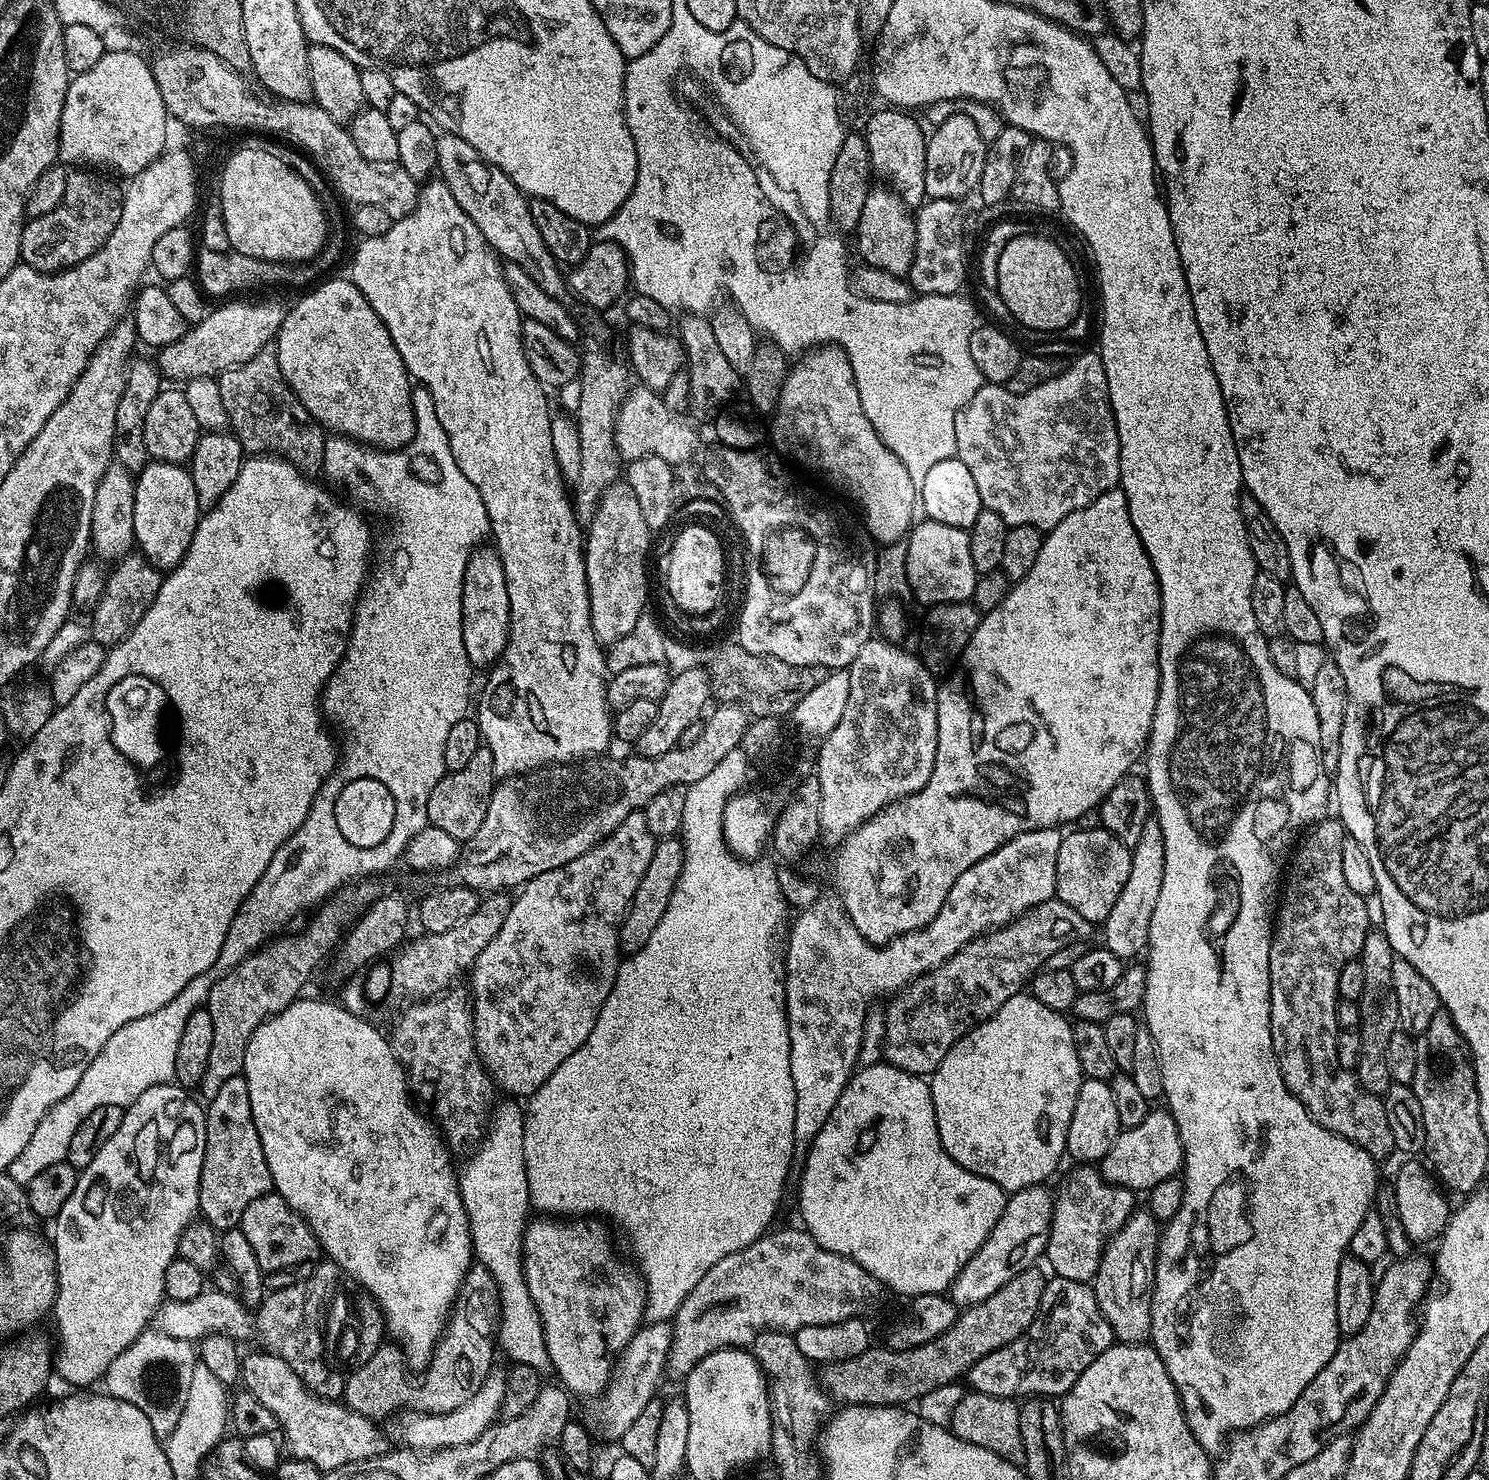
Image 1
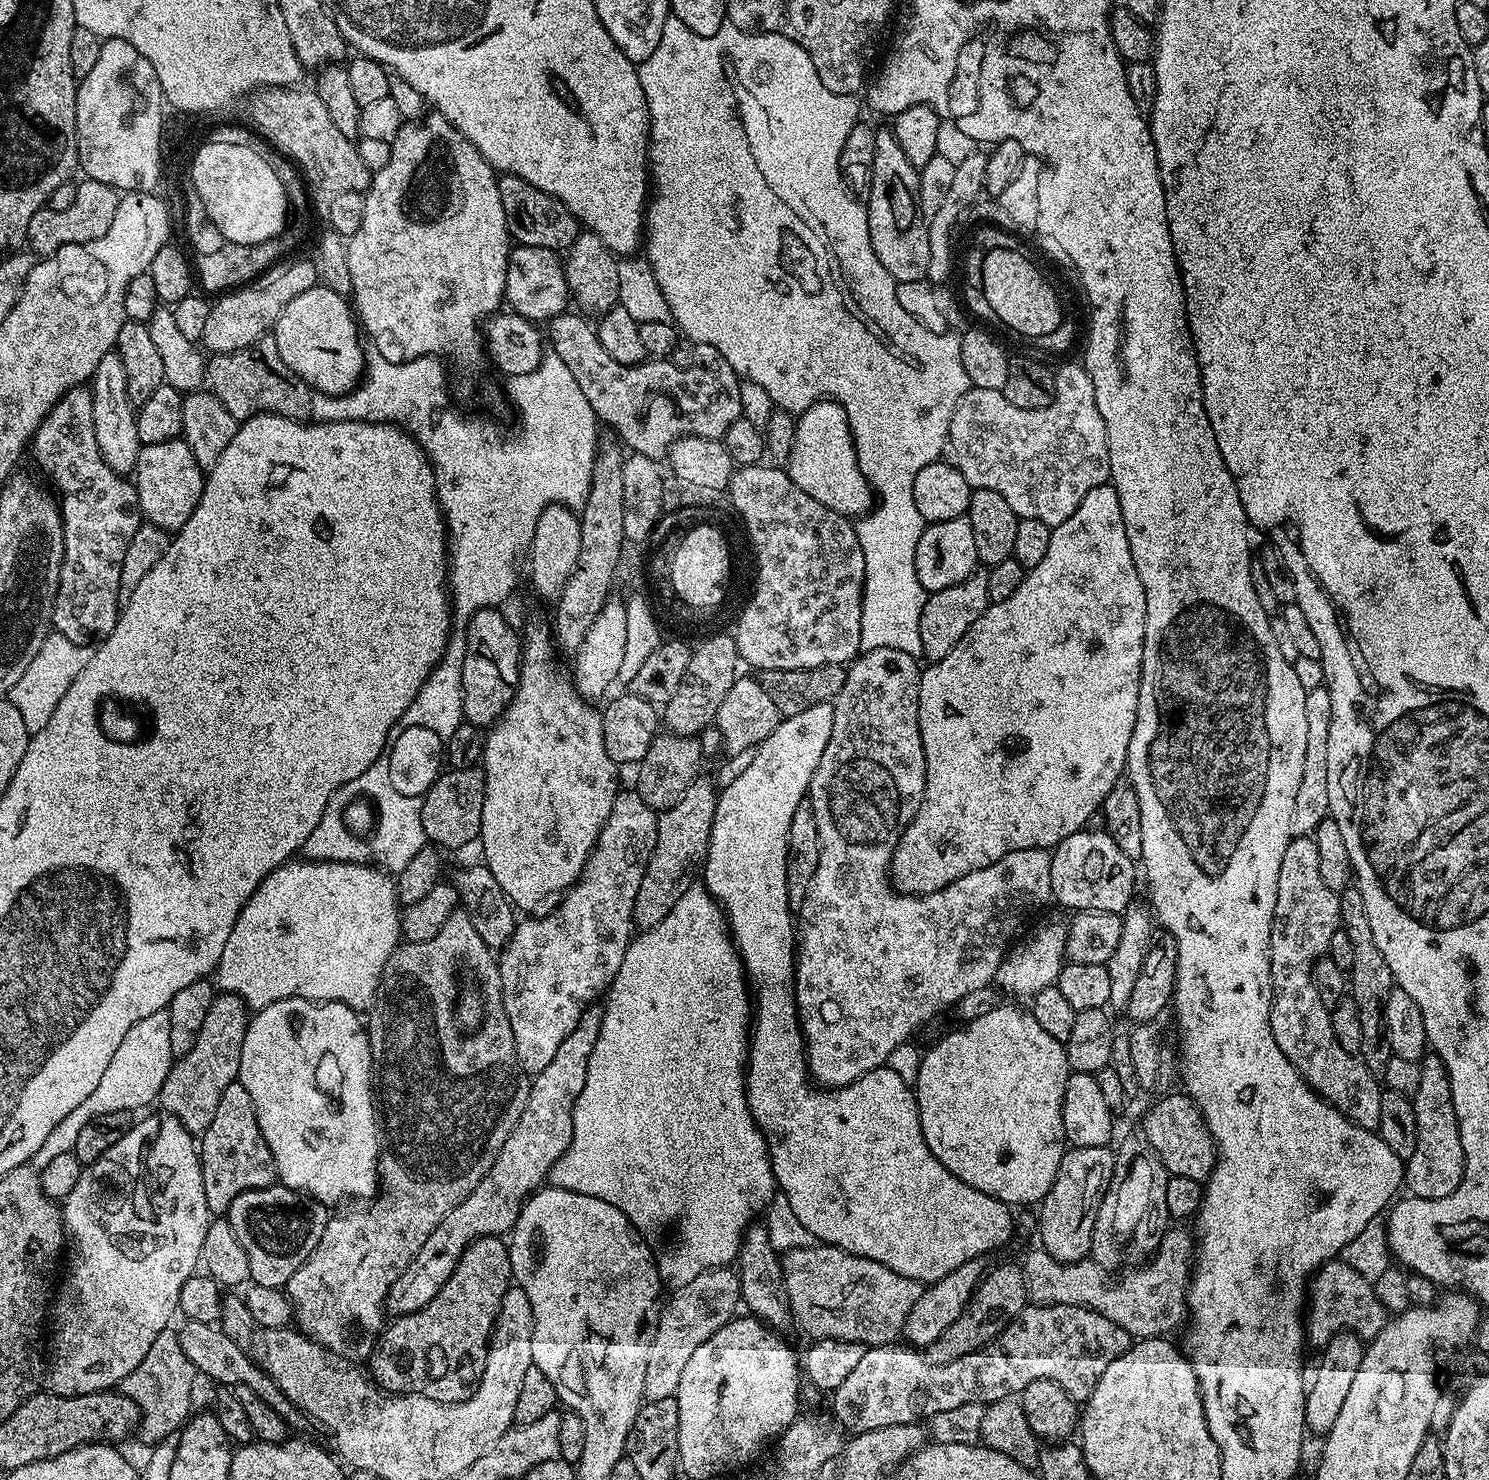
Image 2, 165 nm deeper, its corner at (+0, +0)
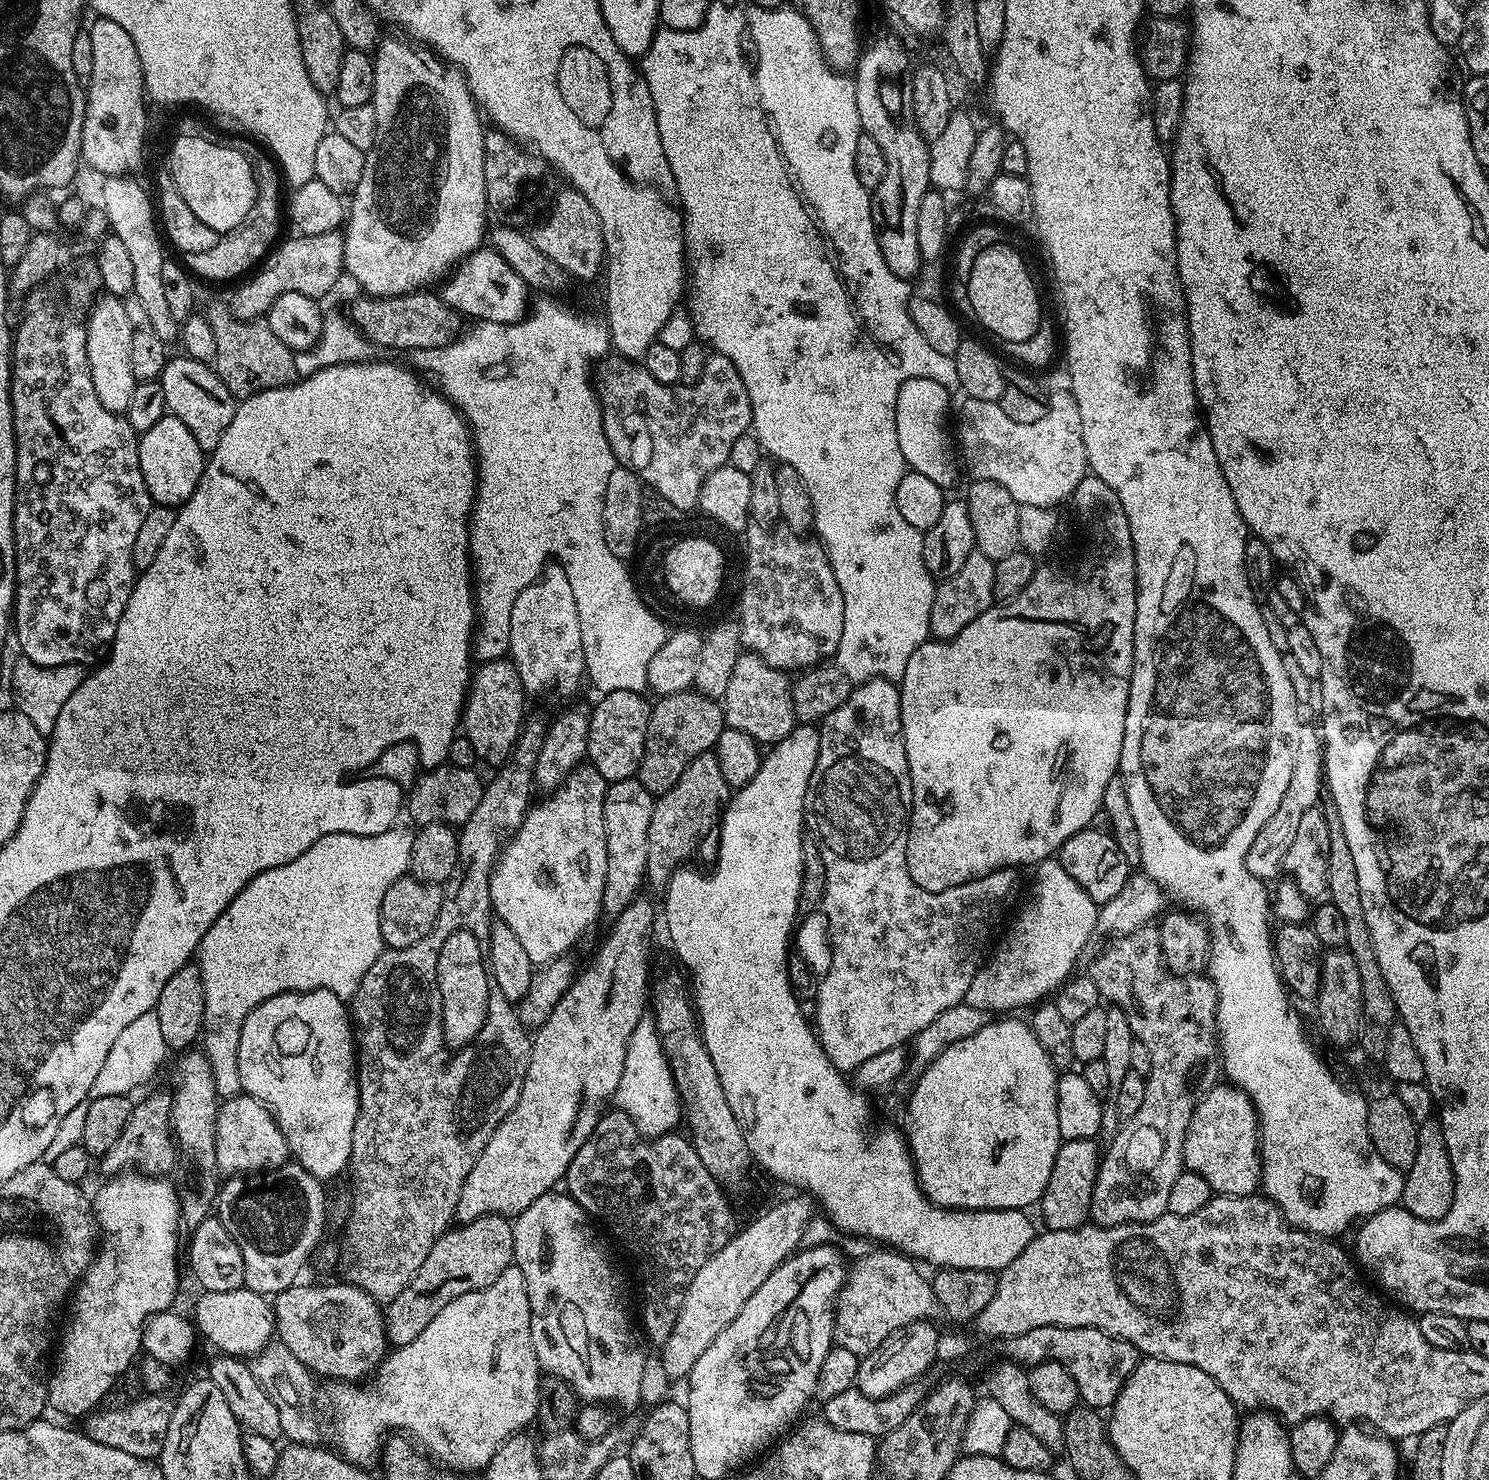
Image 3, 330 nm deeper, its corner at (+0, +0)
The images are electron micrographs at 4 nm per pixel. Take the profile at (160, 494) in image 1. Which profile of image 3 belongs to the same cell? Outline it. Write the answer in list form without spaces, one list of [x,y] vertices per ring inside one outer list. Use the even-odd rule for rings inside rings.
[[[165,414],[155,426],[150,426],[150,430],[139,433],[138,439],[138,462],[153,505],[179,509],[188,501],[190,494],[194,494],[202,478],[205,452],[198,446],[189,428],[171,414]]]

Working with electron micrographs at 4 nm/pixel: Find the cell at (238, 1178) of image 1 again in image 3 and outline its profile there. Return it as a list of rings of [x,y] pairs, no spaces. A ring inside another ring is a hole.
[[[247,1094],[225,1099],[216,1109],[214,1154],[221,1177],[269,1172],[289,1163],[288,1143],[268,1105]]]

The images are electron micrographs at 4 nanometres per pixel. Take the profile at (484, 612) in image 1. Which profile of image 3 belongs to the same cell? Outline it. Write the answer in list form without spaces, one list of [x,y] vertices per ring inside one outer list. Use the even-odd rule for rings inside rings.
[[[507,659],[488,660],[475,669],[468,685],[468,695],[462,713],[462,734],[474,746],[477,761],[484,760],[491,766],[499,766],[512,753],[516,739],[525,723],[524,700],[526,693],[522,686],[516,667]]]

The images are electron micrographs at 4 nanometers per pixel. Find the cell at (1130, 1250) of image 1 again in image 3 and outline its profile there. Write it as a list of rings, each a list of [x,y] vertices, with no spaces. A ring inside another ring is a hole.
[[[1159,927],[1139,928],[1125,936],[1115,937],[1109,944],[1112,945],[1092,964],[1092,981],[1109,1005],[1121,1008],[1126,1014],[1136,1042],[1150,1050],[1150,1070],[1142,1110],[1138,1110],[1138,1114],[1130,1117],[1111,1137],[1112,1145],[1103,1153],[1096,1188],[1092,1192],[1091,1219],[1103,1227],[1113,1228],[1119,1224],[1147,1224],[1168,1212],[1170,1189],[1178,1174],[1185,1171],[1184,1139],[1190,1118],[1198,1102],[1221,1079],[1222,1053],[1216,1030],[1216,987],[1207,975],[1175,976],[1166,967]]]

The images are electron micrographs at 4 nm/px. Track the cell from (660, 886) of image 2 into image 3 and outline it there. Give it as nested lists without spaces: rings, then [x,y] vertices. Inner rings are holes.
[[[715,751],[703,752],[682,770],[682,778],[674,782],[666,794],[655,797],[650,814],[650,830],[646,834],[646,880],[657,890],[663,889],[699,840],[717,831],[722,813],[730,799],[730,789],[722,770],[718,770]]]

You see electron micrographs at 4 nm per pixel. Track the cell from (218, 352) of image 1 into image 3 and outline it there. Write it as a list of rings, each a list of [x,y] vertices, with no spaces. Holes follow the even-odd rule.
[[[343,231],[301,236],[292,234],[289,240],[281,239],[268,253],[266,259],[245,279],[235,285],[236,293],[230,299],[232,313],[240,320],[258,320],[267,317],[270,306],[282,298],[282,294],[306,294],[313,298],[321,298],[340,280],[340,272],[345,271],[344,266],[344,237]]]

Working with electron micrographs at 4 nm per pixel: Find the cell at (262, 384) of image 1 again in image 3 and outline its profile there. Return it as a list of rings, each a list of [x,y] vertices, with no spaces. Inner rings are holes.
[[[227,303],[212,304],[206,309],[210,327],[214,329],[216,343],[216,359],[214,367],[226,390],[237,398],[253,396],[262,390],[284,388],[297,379],[294,370],[296,353],[270,330],[263,319],[240,320],[232,313]]]

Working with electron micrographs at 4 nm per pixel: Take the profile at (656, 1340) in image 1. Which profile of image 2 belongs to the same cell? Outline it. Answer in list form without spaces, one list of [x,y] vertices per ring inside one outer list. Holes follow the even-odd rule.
[[[731,1267],[706,1270],[706,1274],[698,1274],[694,1282],[686,1282],[686,1286],[675,1289],[671,1295],[672,1297],[669,1300],[667,1297],[666,1303],[661,1307],[660,1321],[656,1327],[654,1342],[650,1346],[650,1362],[646,1362],[645,1401],[675,1396],[678,1382],[682,1382],[682,1370],[686,1370],[686,1362],[690,1362],[694,1350],[698,1350],[702,1342],[706,1342],[714,1333],[722,1330],[722,1326],[726,1326],[728,1321],[737,1315],[736,1307],[739,1309],[742,1304],[740,1277]]]

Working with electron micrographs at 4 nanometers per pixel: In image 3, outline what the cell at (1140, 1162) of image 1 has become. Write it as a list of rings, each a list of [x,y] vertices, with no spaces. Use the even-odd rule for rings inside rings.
[[[1218,1082],[1198,1102],[1184,1139],[1184,1166],[1187,1171],[1202,1174],[1213,1193],[1221,1196],[1250,1196],[1261,1187],[1260,1119],[1241,1088]]]

